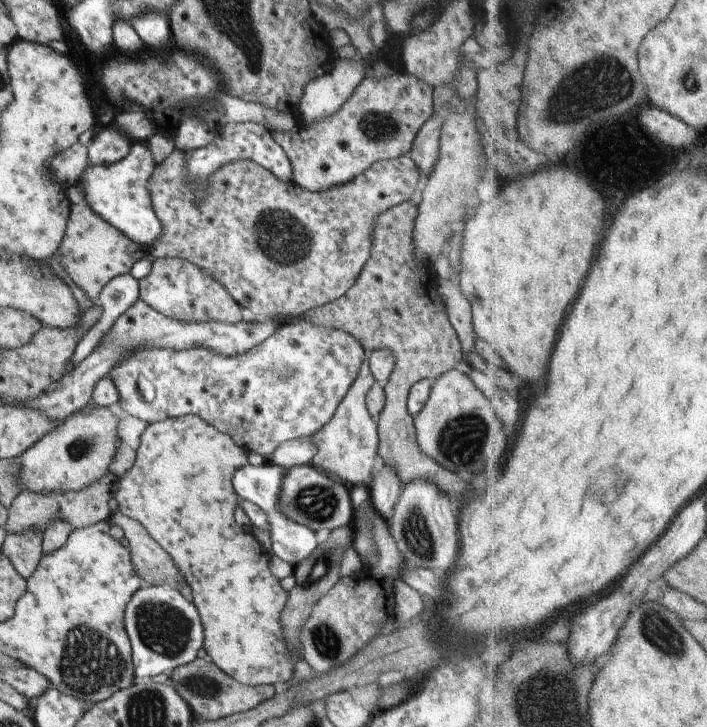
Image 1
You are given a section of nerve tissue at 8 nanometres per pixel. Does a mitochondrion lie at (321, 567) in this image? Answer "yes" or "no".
yes

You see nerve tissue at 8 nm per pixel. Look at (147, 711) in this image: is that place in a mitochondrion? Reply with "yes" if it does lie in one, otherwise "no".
yes

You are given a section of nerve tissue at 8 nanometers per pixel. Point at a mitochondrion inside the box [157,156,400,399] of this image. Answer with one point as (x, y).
(282, 240)

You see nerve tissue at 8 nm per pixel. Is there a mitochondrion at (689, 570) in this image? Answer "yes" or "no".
no

